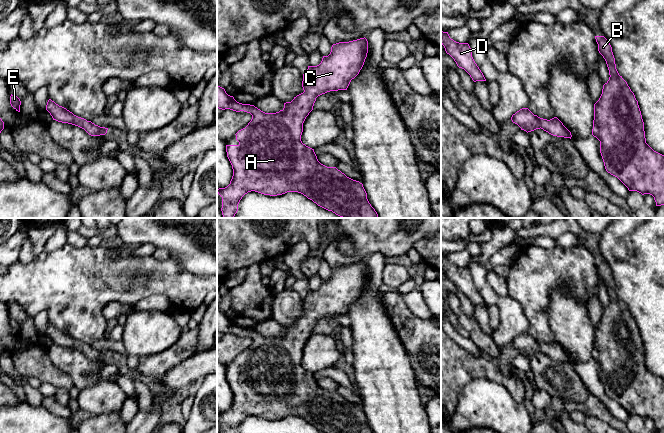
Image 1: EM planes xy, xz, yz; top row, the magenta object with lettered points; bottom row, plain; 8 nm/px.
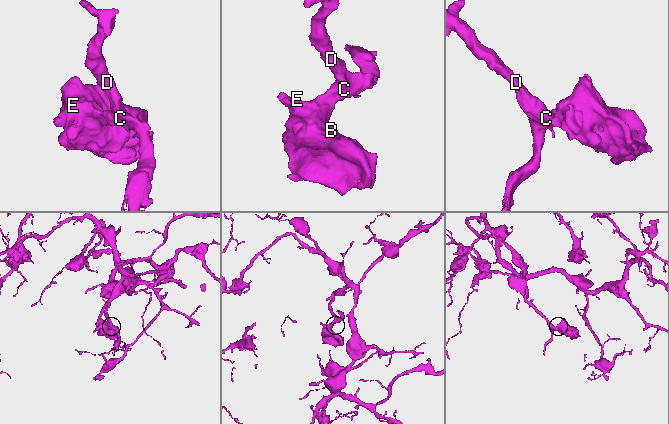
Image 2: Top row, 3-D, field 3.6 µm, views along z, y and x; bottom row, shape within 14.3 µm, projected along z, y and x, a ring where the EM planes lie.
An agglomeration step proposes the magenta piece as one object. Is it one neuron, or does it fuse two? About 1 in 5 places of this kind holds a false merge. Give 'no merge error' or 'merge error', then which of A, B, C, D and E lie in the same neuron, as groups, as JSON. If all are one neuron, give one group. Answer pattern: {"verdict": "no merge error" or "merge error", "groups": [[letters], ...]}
{"verdict": "no merge error", "groups": [["A", "B", "C", "D", "E"]]}

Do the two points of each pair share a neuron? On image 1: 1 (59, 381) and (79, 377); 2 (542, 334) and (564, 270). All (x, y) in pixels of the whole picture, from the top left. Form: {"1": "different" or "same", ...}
{"1": "different", "2": "same"}

